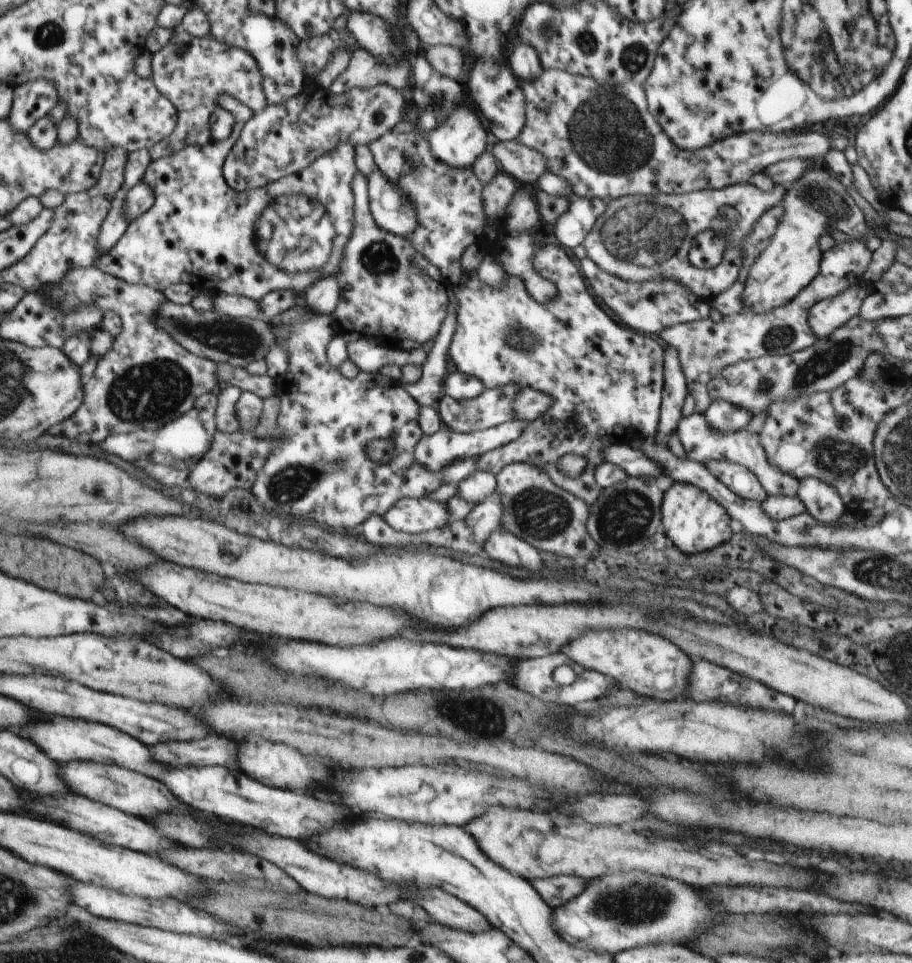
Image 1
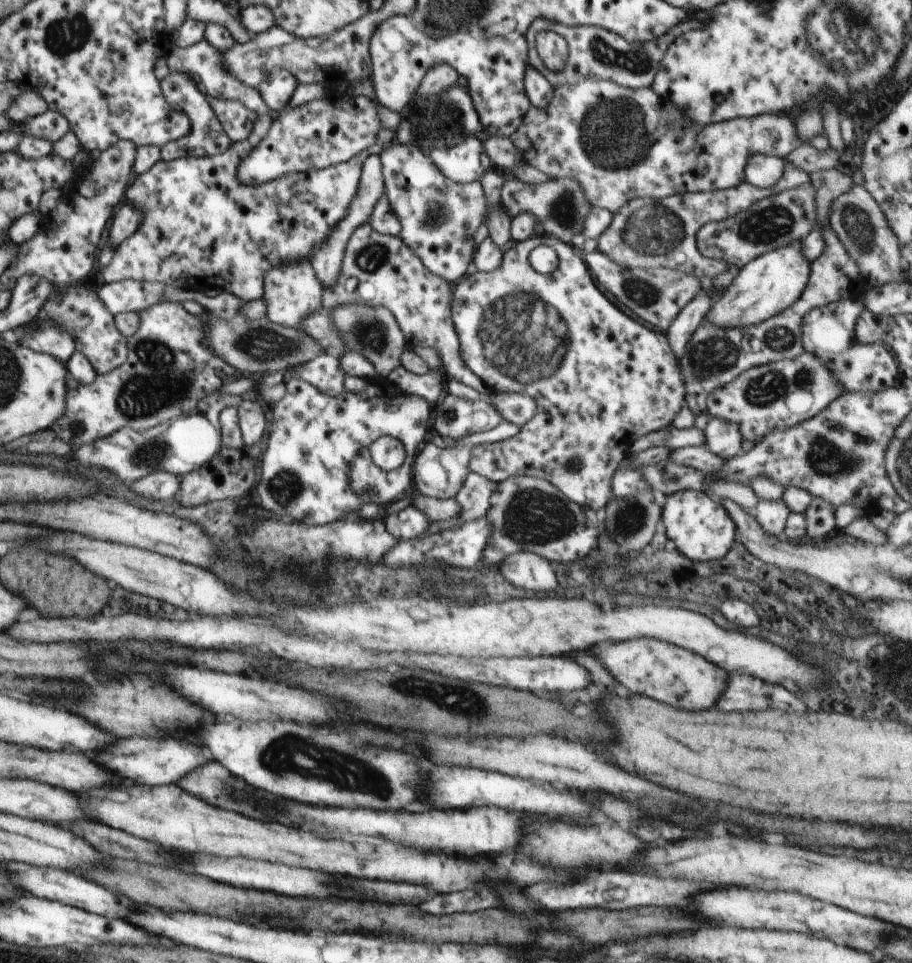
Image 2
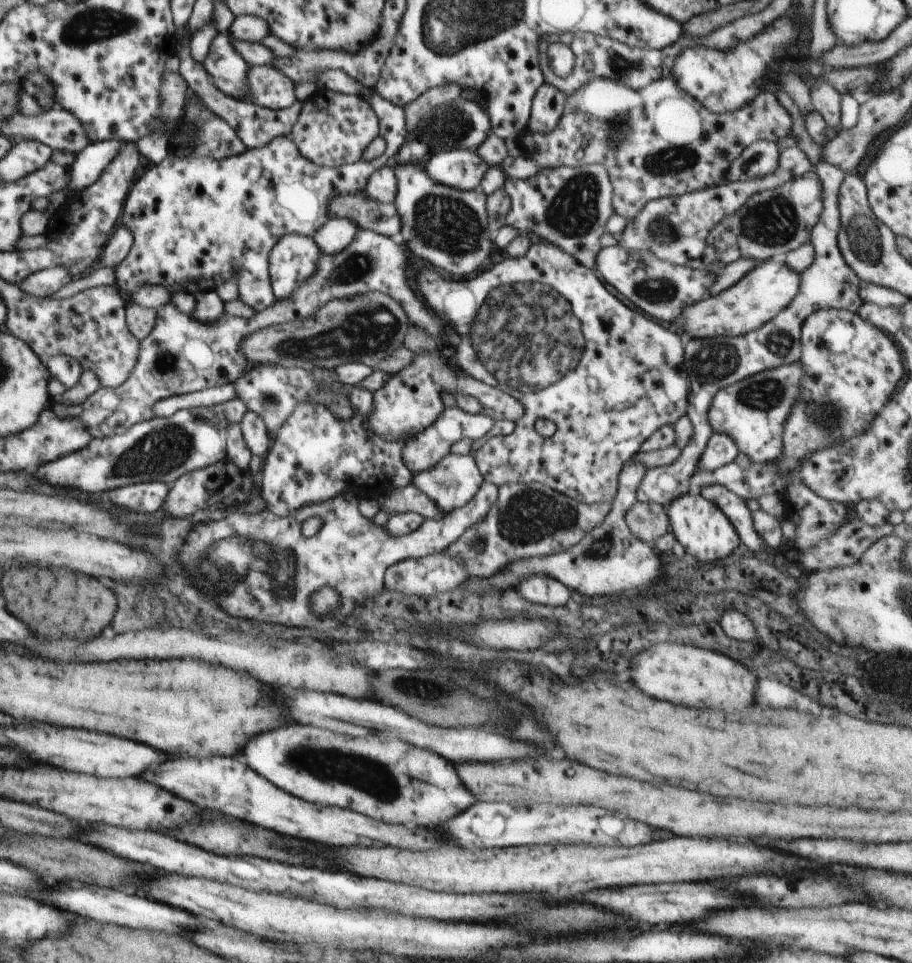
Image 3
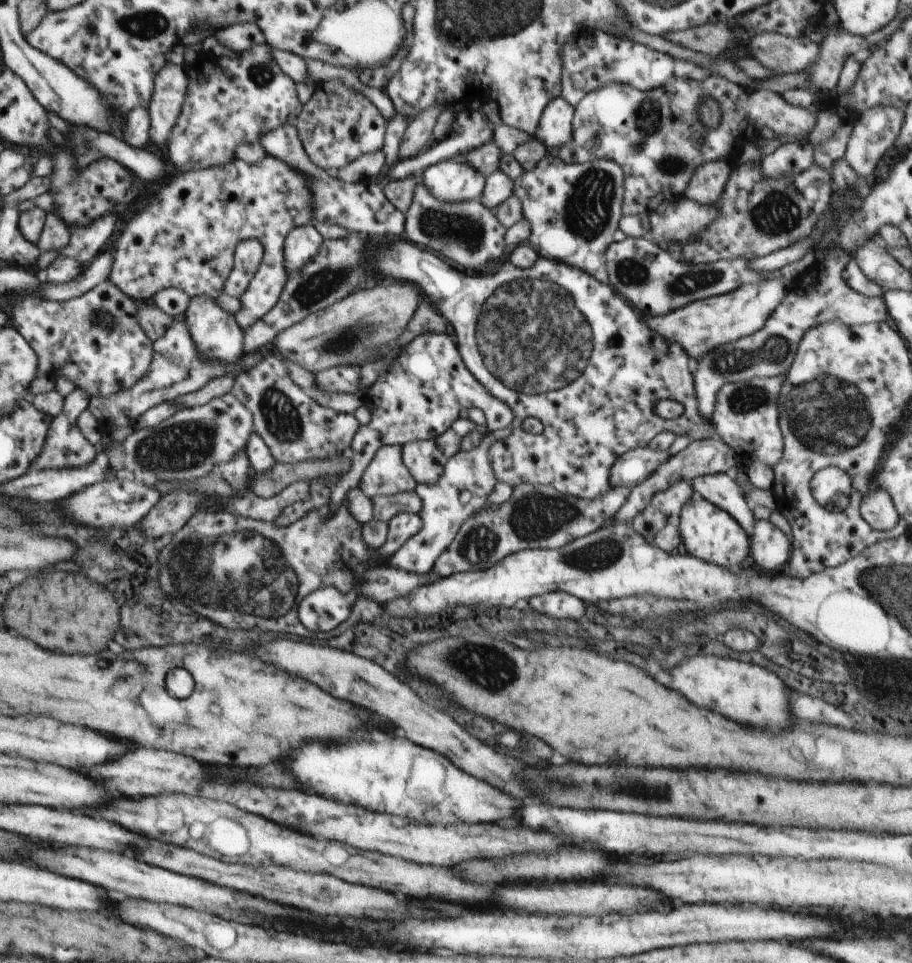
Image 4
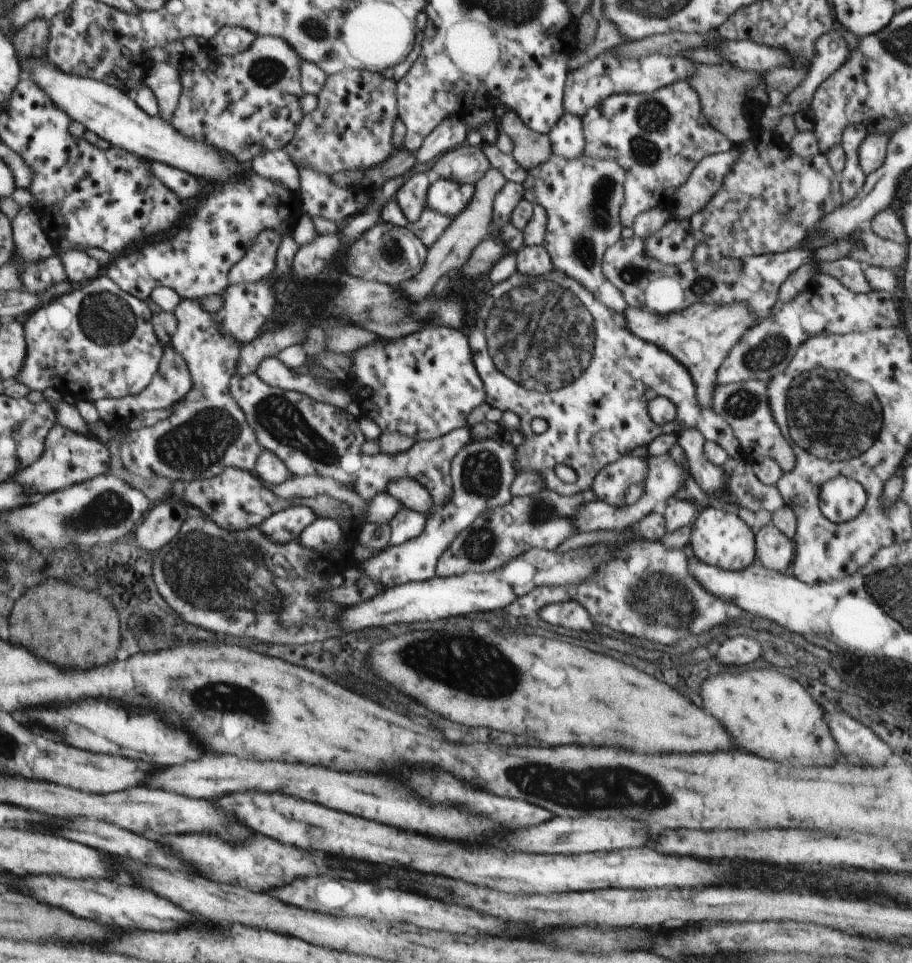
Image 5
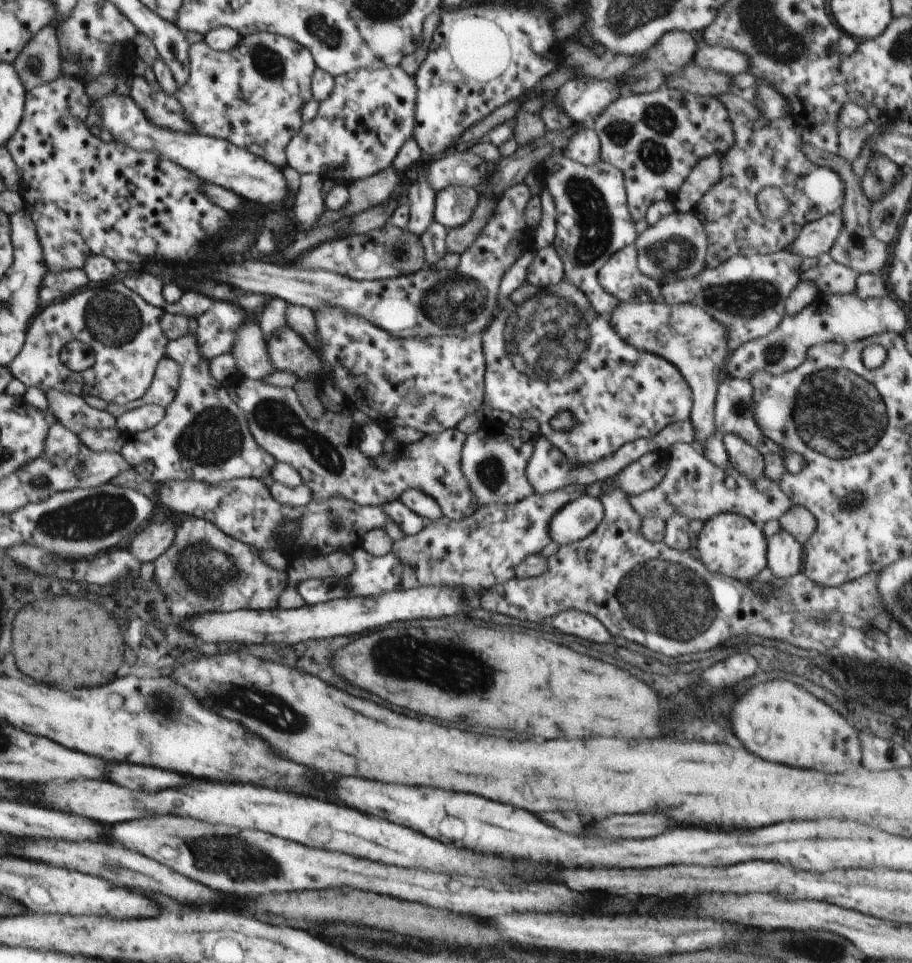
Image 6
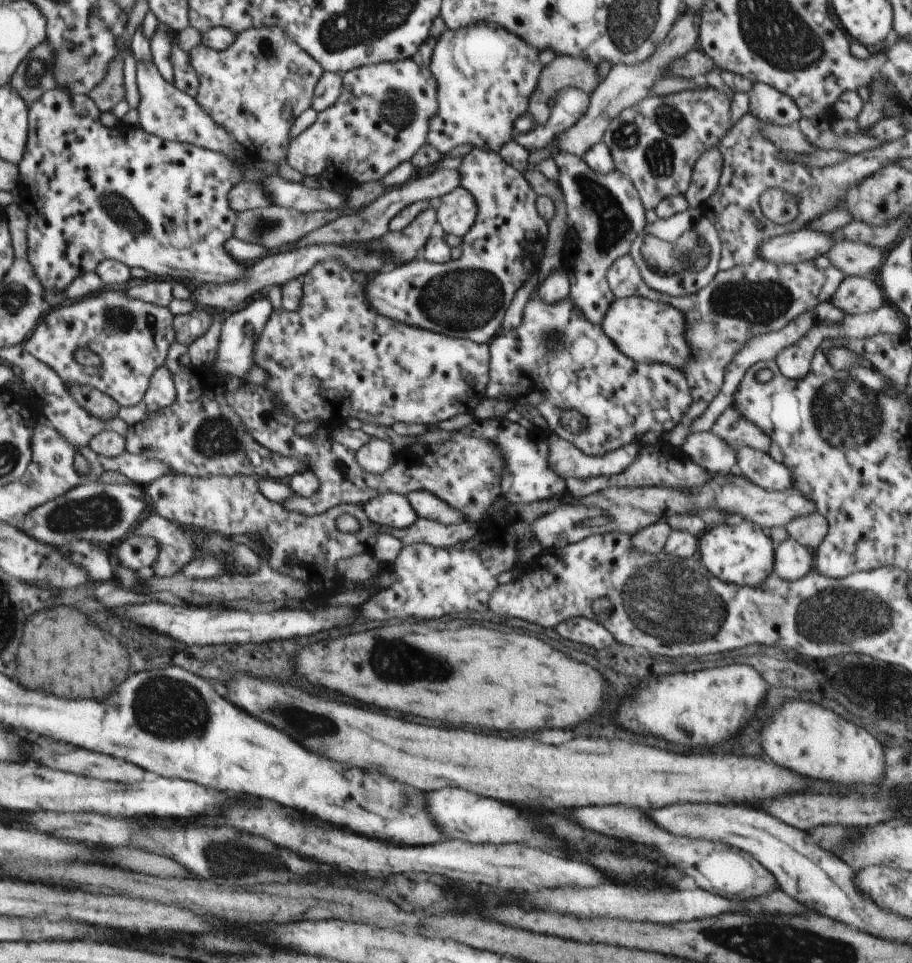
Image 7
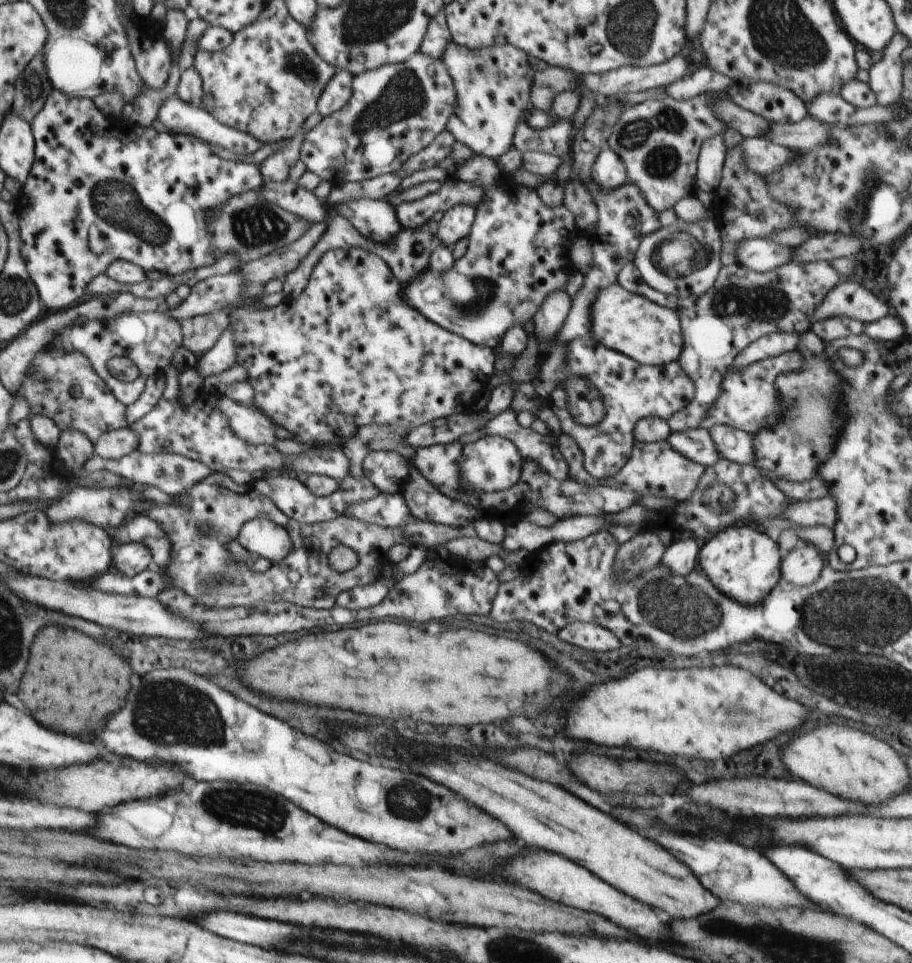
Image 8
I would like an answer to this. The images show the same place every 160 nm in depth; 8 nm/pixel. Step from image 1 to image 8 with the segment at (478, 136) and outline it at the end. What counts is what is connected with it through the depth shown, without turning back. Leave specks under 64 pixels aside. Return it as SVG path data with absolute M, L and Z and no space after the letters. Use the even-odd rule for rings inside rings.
M458 204L440 215L434 224L434 234L441 244L453 248L456 242L469 237L474 220L475 209L466 204Z

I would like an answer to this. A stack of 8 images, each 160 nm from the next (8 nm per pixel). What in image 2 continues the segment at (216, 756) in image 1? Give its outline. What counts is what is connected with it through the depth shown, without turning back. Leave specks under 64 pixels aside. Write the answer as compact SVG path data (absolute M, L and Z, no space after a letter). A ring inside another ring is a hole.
M122 738L116 740L112 746L106 746L106 750L98 752L94 756L98 762L102 762L104 768L110 772L118 772L120 778L132 780L136 784L150 784L150 786L164 786L164 784L176 784L178 778L194 770L196 766L206 764L206 758L202 750L194 744L178 742L178 740L148 740L148 738Z

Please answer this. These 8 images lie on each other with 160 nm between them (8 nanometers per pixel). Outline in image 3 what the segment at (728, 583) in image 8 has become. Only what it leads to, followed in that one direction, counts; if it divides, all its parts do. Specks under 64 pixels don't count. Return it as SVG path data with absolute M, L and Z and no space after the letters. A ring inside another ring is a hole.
M682 495L670 503L667 512L670 530L675 534L678 542L682 544L685 552L692 554L701 562L715 564L732 556L738 548L741 538L730 522L730 519L713 503L702 495Z

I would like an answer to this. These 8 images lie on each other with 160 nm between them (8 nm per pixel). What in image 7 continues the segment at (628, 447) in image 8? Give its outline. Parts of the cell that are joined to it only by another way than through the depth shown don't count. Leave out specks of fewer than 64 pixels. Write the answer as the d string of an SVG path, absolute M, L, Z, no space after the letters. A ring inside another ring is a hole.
M540 298L528 300L526 308L524 309L522 324L518 326L517 329L512 330L512 332L502 331L498 336L494 337L489 344L489 353L489 381L487 382L486 394L488 398L497 398L498 400L514 399L519 402L519 410L526 410L525 407L528 404L536 406L540 414L547 420L548 433L556 434L560 438L566 439L566 442L570 442L570 444L576 446L576 448L584 454L595 457L603 457L605 454L612 453L620 447L629 445L630 443L640 442L642 436L647 432L654 431L655 433L661 434L668 432L674 425L680 422L682 415L688 410L692 402L691 390L682 370L666 363L646 364L628 358L610 338L606 336L606 333L599 324L592 324L581 315L579 310L571 304L569 298L556 305L548 305L542 302ZM565 410L580 412L580 414L588 420L588 426L586 426L582 432L578 432L578 434L572 434L572 432L566 430L561 425L560 418L560 414Z

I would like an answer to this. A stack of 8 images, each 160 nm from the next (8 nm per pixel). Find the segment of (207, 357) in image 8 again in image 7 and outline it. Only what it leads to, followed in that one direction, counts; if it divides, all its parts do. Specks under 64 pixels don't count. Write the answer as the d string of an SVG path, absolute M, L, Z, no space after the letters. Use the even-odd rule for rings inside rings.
M266 297L254 300L252 304L240 311L226 313L223 323L221 324L221 335L215 359L212 364L208 364L207 367L214 370L223 380L227 376L243 378L244 374L255 364L253 362L255 342L259 334L263 331L266 321L270 318L273 310L271 300Z

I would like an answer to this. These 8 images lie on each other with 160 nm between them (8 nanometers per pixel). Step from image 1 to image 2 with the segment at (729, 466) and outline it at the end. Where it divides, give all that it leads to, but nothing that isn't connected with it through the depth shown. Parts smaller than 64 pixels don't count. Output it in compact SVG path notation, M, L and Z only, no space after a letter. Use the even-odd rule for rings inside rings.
M705 445L678 448L674 452L670 452L670 456L667 456L668 459L676 464L684 464L695 470L702 470L706 474L720 474L726 464L724 458L712 454Z

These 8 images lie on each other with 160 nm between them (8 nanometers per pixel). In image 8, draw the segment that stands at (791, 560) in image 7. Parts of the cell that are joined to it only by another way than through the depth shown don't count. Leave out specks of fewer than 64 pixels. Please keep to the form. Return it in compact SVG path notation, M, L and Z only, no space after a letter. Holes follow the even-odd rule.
M800 543L782 559L781 578L790 584L803 587L812 584L826 566L825 555L810 543Z

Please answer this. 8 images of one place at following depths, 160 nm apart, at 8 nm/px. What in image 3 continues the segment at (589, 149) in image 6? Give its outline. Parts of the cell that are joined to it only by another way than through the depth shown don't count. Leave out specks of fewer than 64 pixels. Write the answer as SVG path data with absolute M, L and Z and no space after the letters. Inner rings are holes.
M544 83L534 95L528 131L551 133L564 114L567 94L555 86Z

